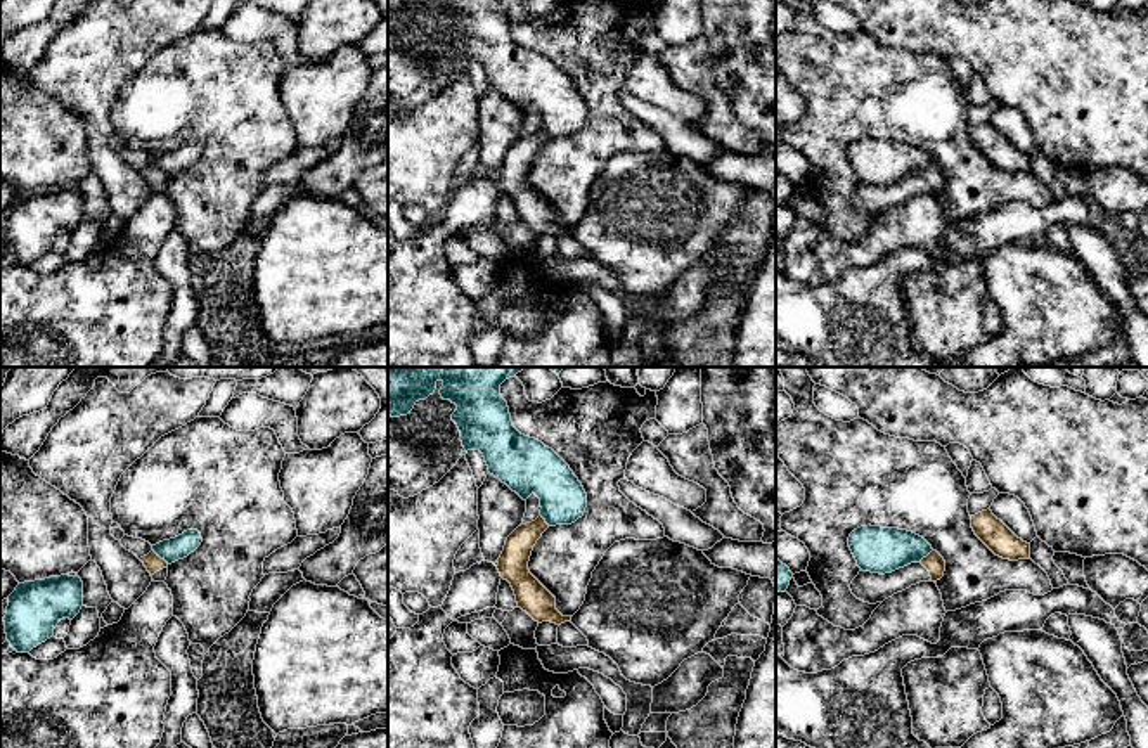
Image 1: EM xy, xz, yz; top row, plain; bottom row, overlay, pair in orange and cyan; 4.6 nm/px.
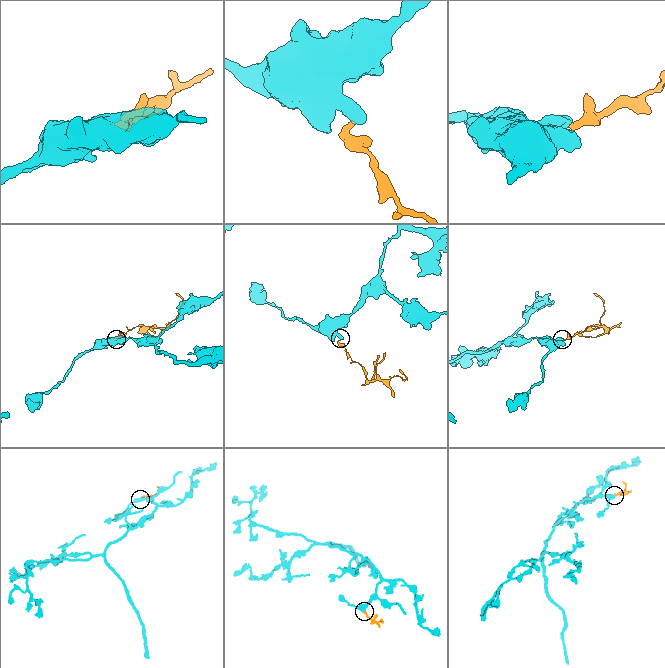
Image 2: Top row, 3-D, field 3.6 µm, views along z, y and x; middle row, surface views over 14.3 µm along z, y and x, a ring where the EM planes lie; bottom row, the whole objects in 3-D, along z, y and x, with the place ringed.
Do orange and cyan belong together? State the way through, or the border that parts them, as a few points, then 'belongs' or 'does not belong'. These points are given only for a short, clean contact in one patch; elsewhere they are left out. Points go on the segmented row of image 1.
border along xy (153, 549), (168, 563); does not belong

